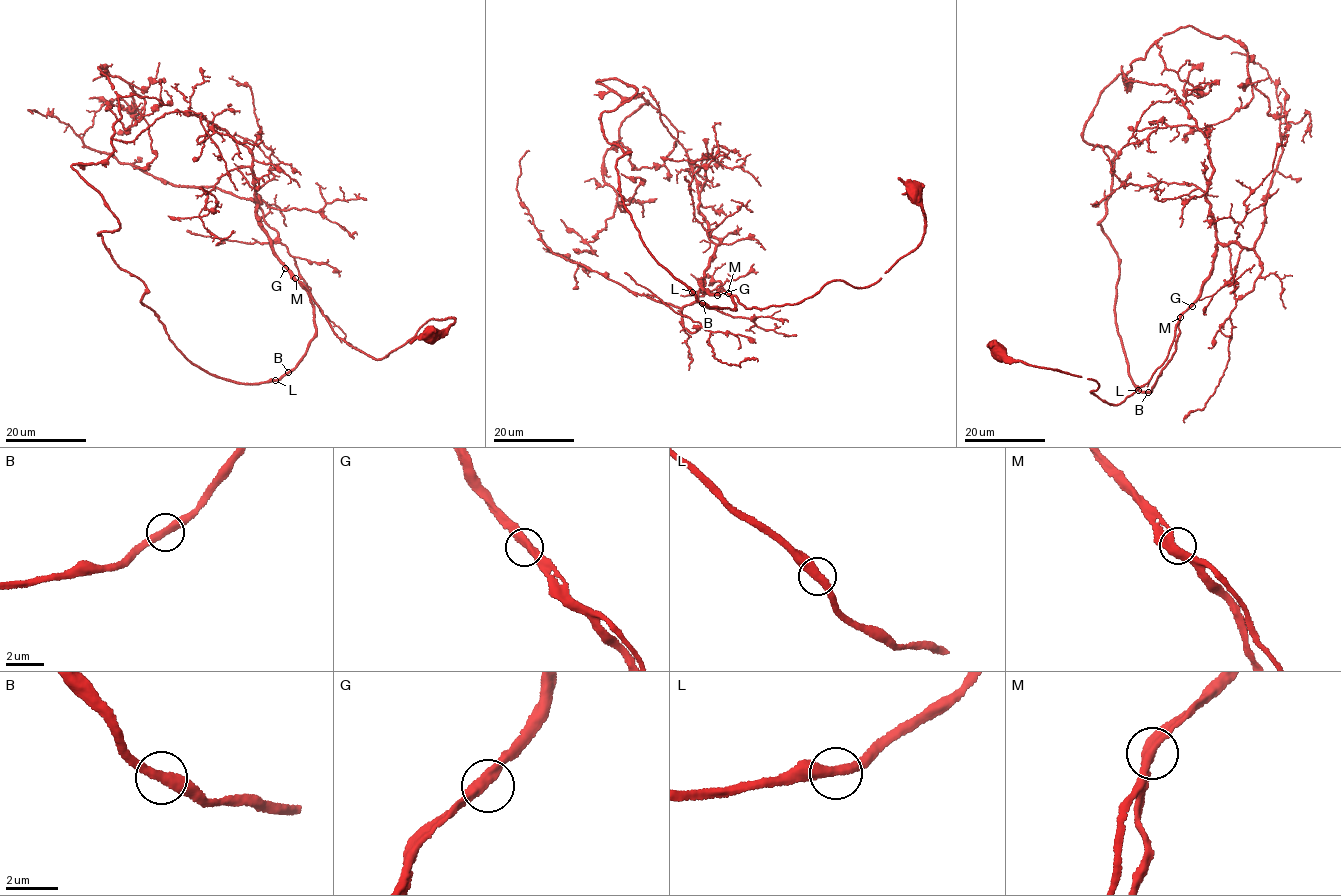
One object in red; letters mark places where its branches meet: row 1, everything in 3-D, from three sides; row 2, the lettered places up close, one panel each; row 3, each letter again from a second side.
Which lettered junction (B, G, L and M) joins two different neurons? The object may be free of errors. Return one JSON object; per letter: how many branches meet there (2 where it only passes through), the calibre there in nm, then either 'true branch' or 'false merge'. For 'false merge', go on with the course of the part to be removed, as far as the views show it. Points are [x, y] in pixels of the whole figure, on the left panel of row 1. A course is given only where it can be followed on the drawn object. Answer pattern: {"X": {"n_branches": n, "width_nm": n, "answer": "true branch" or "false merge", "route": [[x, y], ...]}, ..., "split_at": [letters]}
{"B": {"n_branches": 2, "width_nm": 400, "answer": "true branch"}, "G": {"n_branches": 2, "width_nm": 400, "answer": "true branch"}, "L": {"n_branches": 2, "width_nm": 420, "answer": "true branch"}, "M": {"n_branches": 2, "width_nm": 400, "answer": "true branch"}, "split_at": []}

